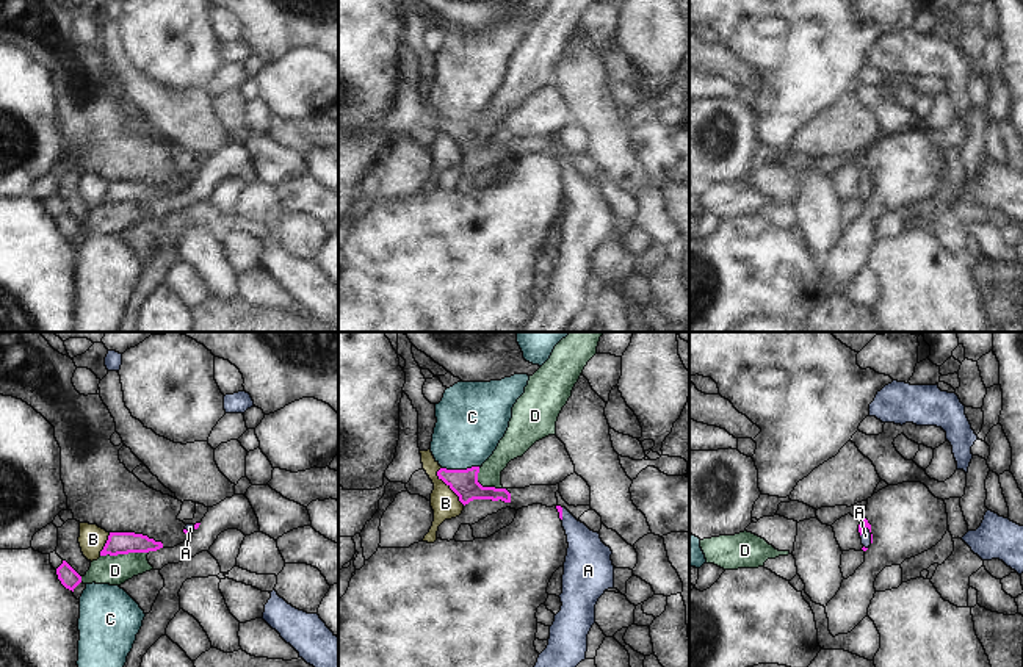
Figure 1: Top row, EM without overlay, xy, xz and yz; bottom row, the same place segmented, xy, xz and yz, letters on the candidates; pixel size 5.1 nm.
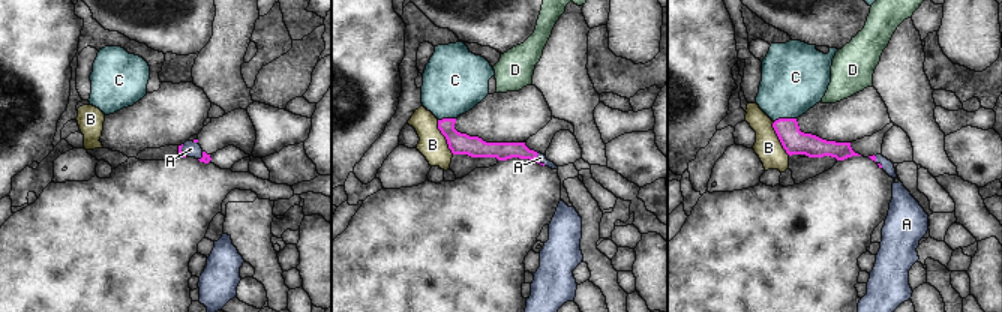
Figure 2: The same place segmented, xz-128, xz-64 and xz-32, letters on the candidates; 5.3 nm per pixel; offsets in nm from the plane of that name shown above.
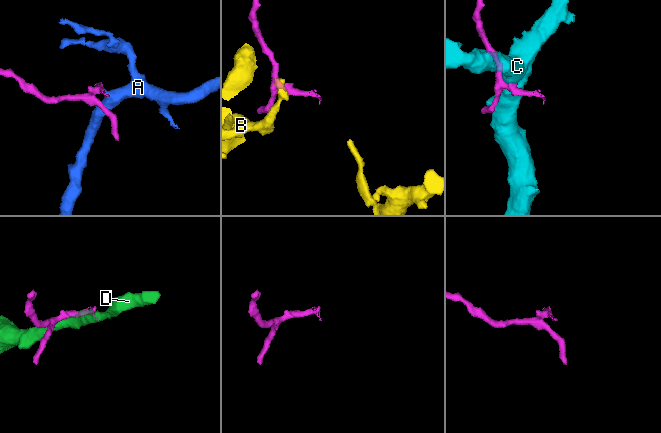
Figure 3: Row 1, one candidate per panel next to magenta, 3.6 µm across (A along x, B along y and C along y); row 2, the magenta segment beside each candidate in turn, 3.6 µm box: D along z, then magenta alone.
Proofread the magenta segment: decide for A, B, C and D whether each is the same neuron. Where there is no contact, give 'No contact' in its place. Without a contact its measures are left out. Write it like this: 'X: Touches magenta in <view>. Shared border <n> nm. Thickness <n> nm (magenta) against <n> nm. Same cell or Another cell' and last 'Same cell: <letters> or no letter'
A: Touches magenta in yz. Shared border 100 nm. Thickness 50 nm (magenta) against 50 nm. Same cell
B: Touches magenta in xz. Shared border 240 nm. Thickness 140 nm (magenta) against 150 nm. Another cell
C: Touches magenta in xz. Shared border 190 nm. Thickness 140 nm (magenta) against 360 nm. Another cell
D: Touches magenta in xy. Shared border 240 nm. Thickness 110 nm (magenta) against 160 nm. Another cell
Same cell: A

